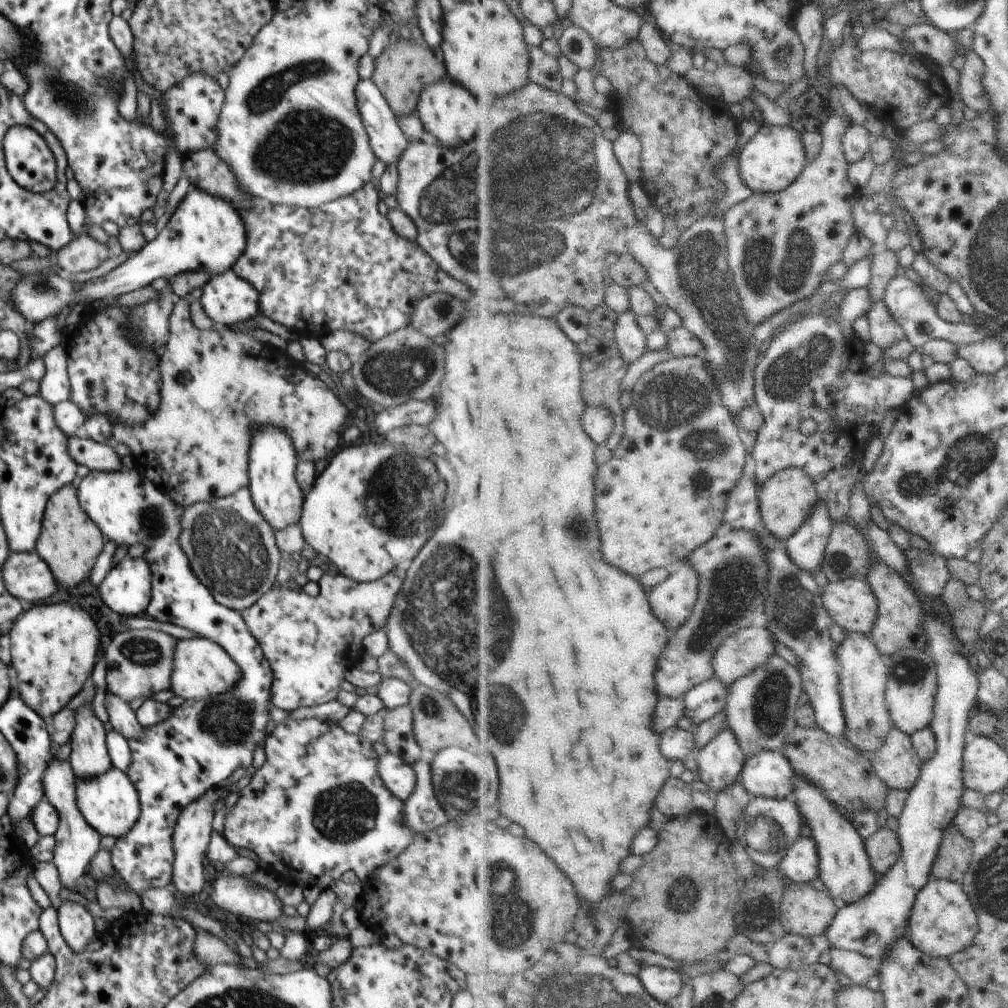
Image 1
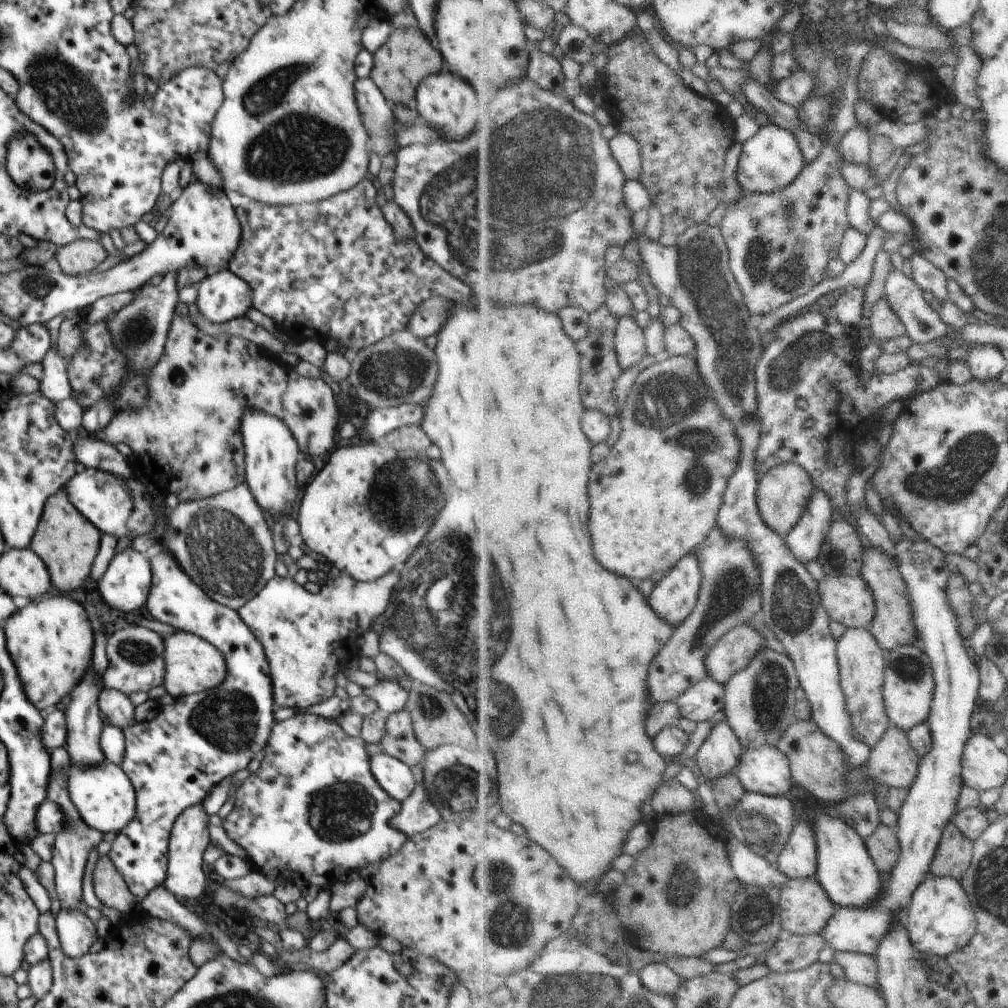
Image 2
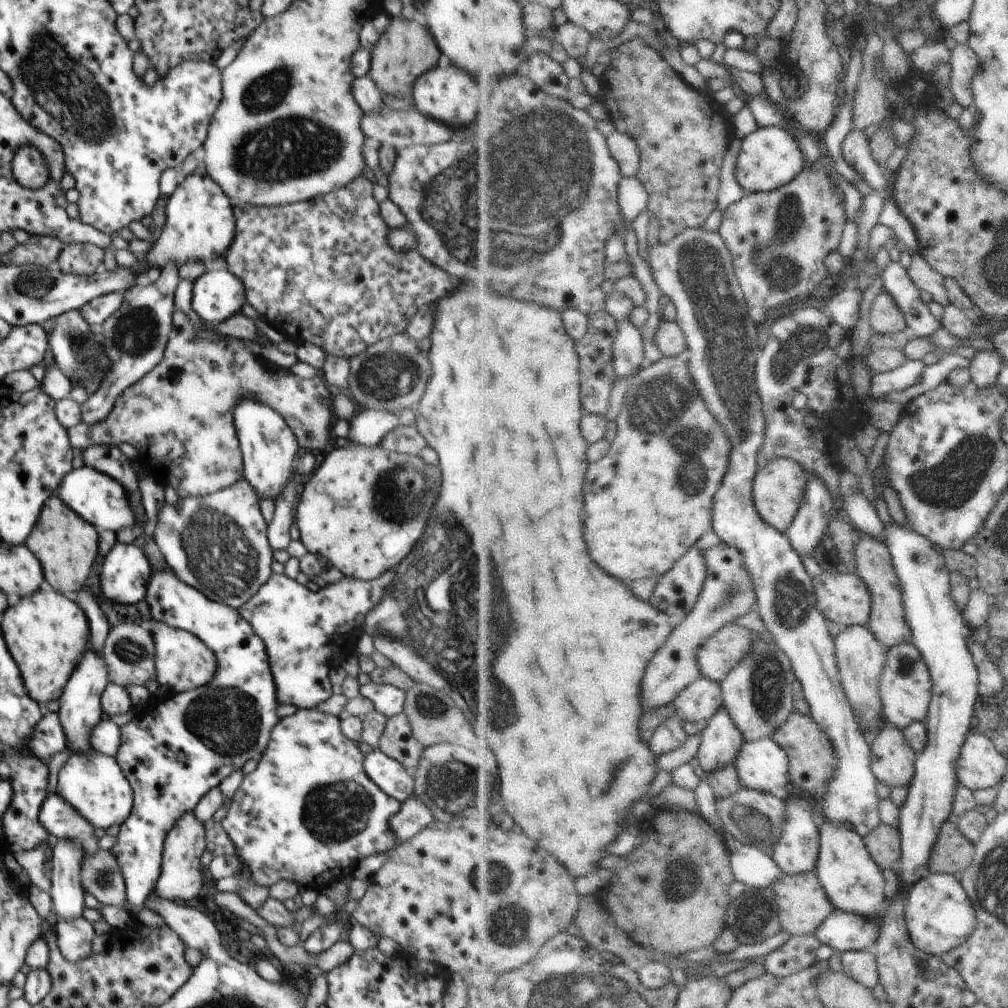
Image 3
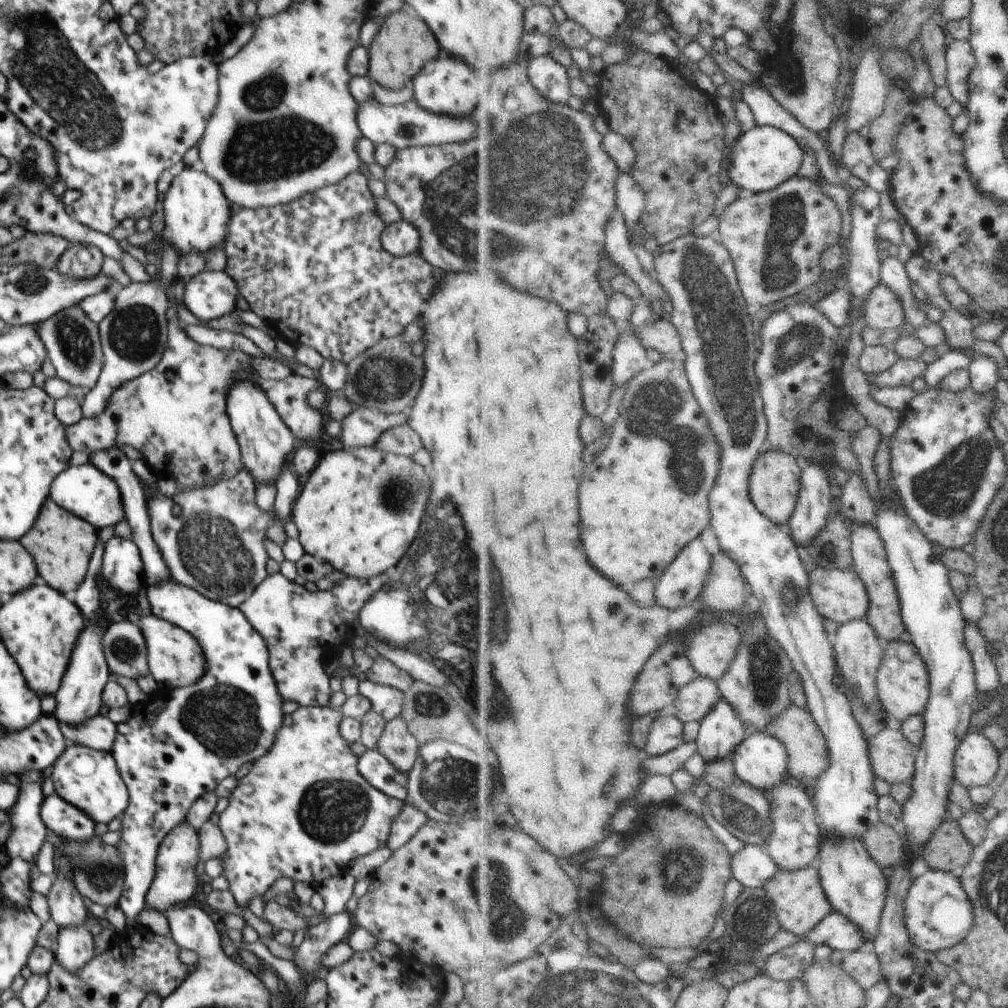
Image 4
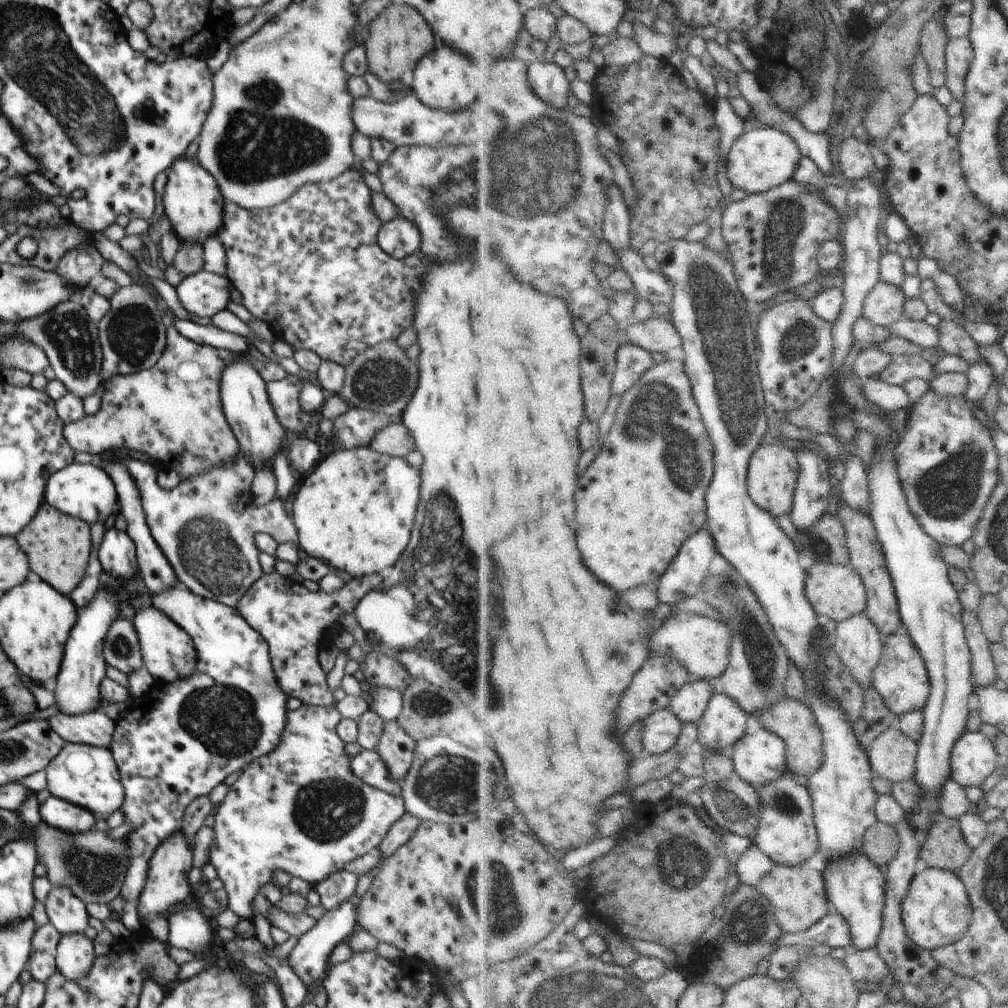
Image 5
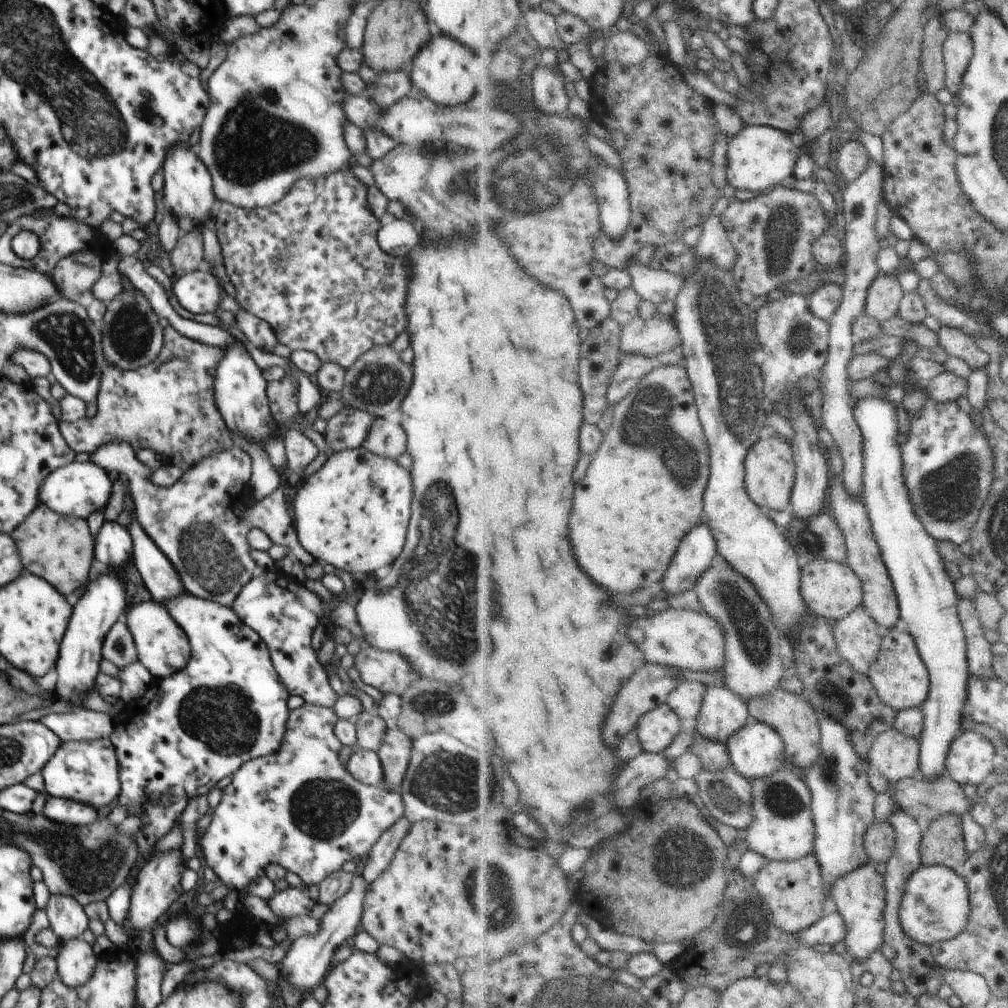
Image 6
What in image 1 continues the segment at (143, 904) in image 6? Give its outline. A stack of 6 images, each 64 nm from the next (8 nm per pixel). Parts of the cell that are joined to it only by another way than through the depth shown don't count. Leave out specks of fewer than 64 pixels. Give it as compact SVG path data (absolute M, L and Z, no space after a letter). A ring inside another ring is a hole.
M221 787L208 790L202 798L194 800L190 806L186 806L177 817L174 833L172 834L172 846L174 848L174 864L172 864L172 880L169 888L189 896L199 894L203 890L204 883L204 856L207 853L212 834L212 820L214 819L214 804L220 798L227 798L229 792Z

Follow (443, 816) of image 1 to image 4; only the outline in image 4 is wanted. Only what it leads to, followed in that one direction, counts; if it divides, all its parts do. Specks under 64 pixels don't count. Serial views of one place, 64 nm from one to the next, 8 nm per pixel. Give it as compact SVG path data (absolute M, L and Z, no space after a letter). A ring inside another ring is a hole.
M405 803L402 810L398 813L398 816L392 821L386 847L392 851L398 850L428 821L429 818L425 812L418 810L410 803Z

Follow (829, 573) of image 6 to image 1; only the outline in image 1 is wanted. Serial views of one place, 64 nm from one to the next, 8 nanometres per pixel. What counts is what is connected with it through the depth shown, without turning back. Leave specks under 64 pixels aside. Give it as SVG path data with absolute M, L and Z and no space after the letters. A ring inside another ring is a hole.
M864 580L829 582L823 592L825 606L835 623L846 632L871 635L881 617L881 603L874 588Z

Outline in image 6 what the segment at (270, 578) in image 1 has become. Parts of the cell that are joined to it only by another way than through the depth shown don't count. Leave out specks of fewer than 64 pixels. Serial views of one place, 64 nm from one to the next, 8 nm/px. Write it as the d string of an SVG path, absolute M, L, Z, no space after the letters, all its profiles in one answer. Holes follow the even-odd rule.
M111 440L96 449L90 460L101 466L108 474L124 479L129 488L135 506L135 517L143 526L154 544L170 559L180 575L184 590L204 600L217 602L219 605L231 608L232 603L240 594L245 584L259 571L258 566L250 555L250 544L246 534L252 528L260 528L264 532L276 532L276 538L296 538L296 529L288 513L288 491L280 486L263 501L252 504L254 508L238 510L238 506L250 506L251 496L238 494L236 498L228 494L228 490L248 490L251 488L252 461L250 455L238 446L232 446L225 451L211 454L194 468L183 473L178 482L171 487L161 487L151 481L153 471L149 466L138 460L135 450L127 443Z

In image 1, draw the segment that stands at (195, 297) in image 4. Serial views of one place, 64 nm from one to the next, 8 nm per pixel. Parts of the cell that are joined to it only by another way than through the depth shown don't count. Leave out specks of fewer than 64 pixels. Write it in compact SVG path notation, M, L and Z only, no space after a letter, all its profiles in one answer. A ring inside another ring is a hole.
M232 269L214 275L202 287L202 308L217 326L251 322L260 314L258 291Z

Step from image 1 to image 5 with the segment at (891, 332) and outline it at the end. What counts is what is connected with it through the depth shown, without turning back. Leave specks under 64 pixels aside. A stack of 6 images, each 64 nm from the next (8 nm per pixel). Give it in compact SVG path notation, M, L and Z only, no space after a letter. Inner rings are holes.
M881 280L867 298L865 316L878 326L888 328L906 316L907 299L902 287Z

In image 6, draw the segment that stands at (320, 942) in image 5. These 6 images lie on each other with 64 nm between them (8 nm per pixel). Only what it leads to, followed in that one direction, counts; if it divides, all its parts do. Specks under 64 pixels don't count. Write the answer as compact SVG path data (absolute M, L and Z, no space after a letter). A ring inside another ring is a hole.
M355 876L351 889L331 904L323 918L319 920L318 932L294 939L286 956L280 962L280 972L286 977L285 980L304 990L305 994L311 993L314 988L322 984L334 964L335 950L343 942L350 941L360 929L360 918L362 918L367 888L368 884L362 876Z

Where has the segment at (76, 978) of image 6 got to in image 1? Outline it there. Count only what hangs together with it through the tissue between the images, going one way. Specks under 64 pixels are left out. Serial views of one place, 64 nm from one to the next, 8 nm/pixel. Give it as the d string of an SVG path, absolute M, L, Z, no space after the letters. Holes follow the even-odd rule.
M64 901L57 914L60 934L72 952L78 954L85 951L92 939L99 936L94 918L84 905Z

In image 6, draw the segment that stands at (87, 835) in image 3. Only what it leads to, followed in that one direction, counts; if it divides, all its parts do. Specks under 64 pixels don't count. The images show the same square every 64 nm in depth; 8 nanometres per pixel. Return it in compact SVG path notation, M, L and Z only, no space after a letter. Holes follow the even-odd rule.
M48 797L40 814L52 822L73 827L90 826L98 819L94 807L60 797Z

